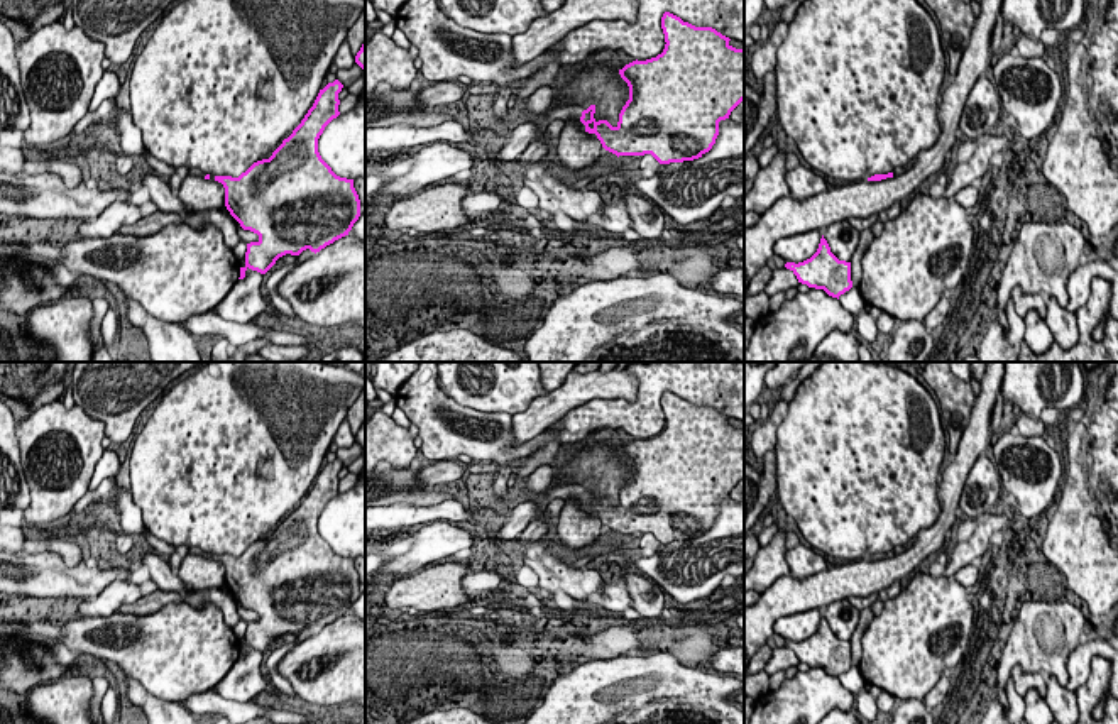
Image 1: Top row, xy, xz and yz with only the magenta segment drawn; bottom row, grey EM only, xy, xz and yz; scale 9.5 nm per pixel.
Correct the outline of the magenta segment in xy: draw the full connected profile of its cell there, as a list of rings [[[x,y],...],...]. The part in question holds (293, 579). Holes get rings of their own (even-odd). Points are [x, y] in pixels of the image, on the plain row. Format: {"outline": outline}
{"outline": [[[335,458],[320,469],[313,485],[301,502],[269,538],[254,541],[238,557],[215,555],[225,567],[225,585],[244,609],[259,614],[257,621],[247,623],[245,644],[240,656],[252,648],[266,653],[279,636],[299,634],[303,629],[320,631],[335,619],[348,614],[360,595],[360,579],[353,558],[337,555],[318,531],[318,518],[325,506],[340,494],[338,472],[343,463]]]}

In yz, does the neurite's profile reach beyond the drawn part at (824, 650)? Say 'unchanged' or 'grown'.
unchanged

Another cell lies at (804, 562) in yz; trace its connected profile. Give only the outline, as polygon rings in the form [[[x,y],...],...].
[[[803,545],[786,550],[786,563],[790,567],[790,575],[797,580],[827,570],[825,558]]]

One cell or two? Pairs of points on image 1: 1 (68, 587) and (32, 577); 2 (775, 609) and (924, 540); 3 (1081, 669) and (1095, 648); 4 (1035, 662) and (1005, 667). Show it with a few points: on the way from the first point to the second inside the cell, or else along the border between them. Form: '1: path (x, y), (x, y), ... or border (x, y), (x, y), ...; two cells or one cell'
1: path (60, 581), (41, 577); one cell
2: path (812, 592), (841, 581), (876, 575), (890, 569); one cell
3: path (1081, 663), (1090, 653); one cell
4: path (1029, 660), (1012, 660); one cell

